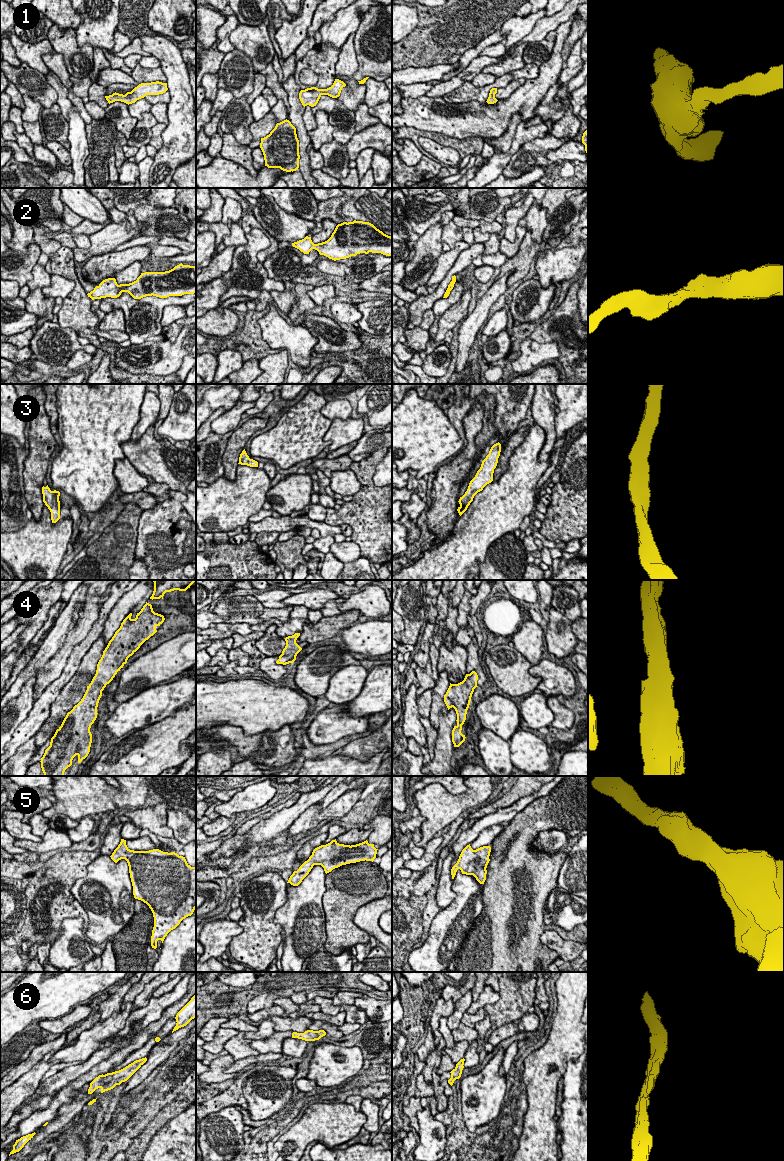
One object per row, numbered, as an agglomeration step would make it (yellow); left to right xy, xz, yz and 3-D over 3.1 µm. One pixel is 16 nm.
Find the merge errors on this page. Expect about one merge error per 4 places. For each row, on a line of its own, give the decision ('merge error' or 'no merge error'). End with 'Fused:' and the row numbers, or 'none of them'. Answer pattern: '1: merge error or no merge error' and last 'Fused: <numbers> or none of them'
1: no merge error
2: no merge error
3: no merge error
4: no merge error
5: no merge error
6: no merge error
Fused: none of them

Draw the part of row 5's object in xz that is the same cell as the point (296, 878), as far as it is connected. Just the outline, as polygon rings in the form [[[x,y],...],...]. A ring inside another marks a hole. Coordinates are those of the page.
[[[336,839],[326,845],[315,848],[312,855],[297,871],[294,871],[287,883],[298,886],[309,874],[314,865],[321,865],[325,873],[342,865],[360,861],[372,861],[376,858],[377,850],[374,844],[368,841],[356,845],[339,844]]]

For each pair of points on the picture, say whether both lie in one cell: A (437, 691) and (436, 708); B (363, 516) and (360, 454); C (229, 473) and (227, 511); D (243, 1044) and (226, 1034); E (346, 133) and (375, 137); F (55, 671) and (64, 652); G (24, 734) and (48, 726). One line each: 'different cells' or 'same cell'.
A: same cell
B: different cells
C: different cells
D: different cells
E: different cells
F: same cell
G: different cells

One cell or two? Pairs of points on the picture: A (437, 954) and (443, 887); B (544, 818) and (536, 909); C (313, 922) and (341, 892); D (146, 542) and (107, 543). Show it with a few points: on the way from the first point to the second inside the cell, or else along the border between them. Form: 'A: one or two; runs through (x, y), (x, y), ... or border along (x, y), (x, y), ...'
A: two; border along (450, 887), (455, 897), (440, 910)
B: one; runs through (526, 841), (526, 886)
C: two; border along (325, 888), (322, 908), (327, 934)
D: two; border along (139, 519), (134, 557)

